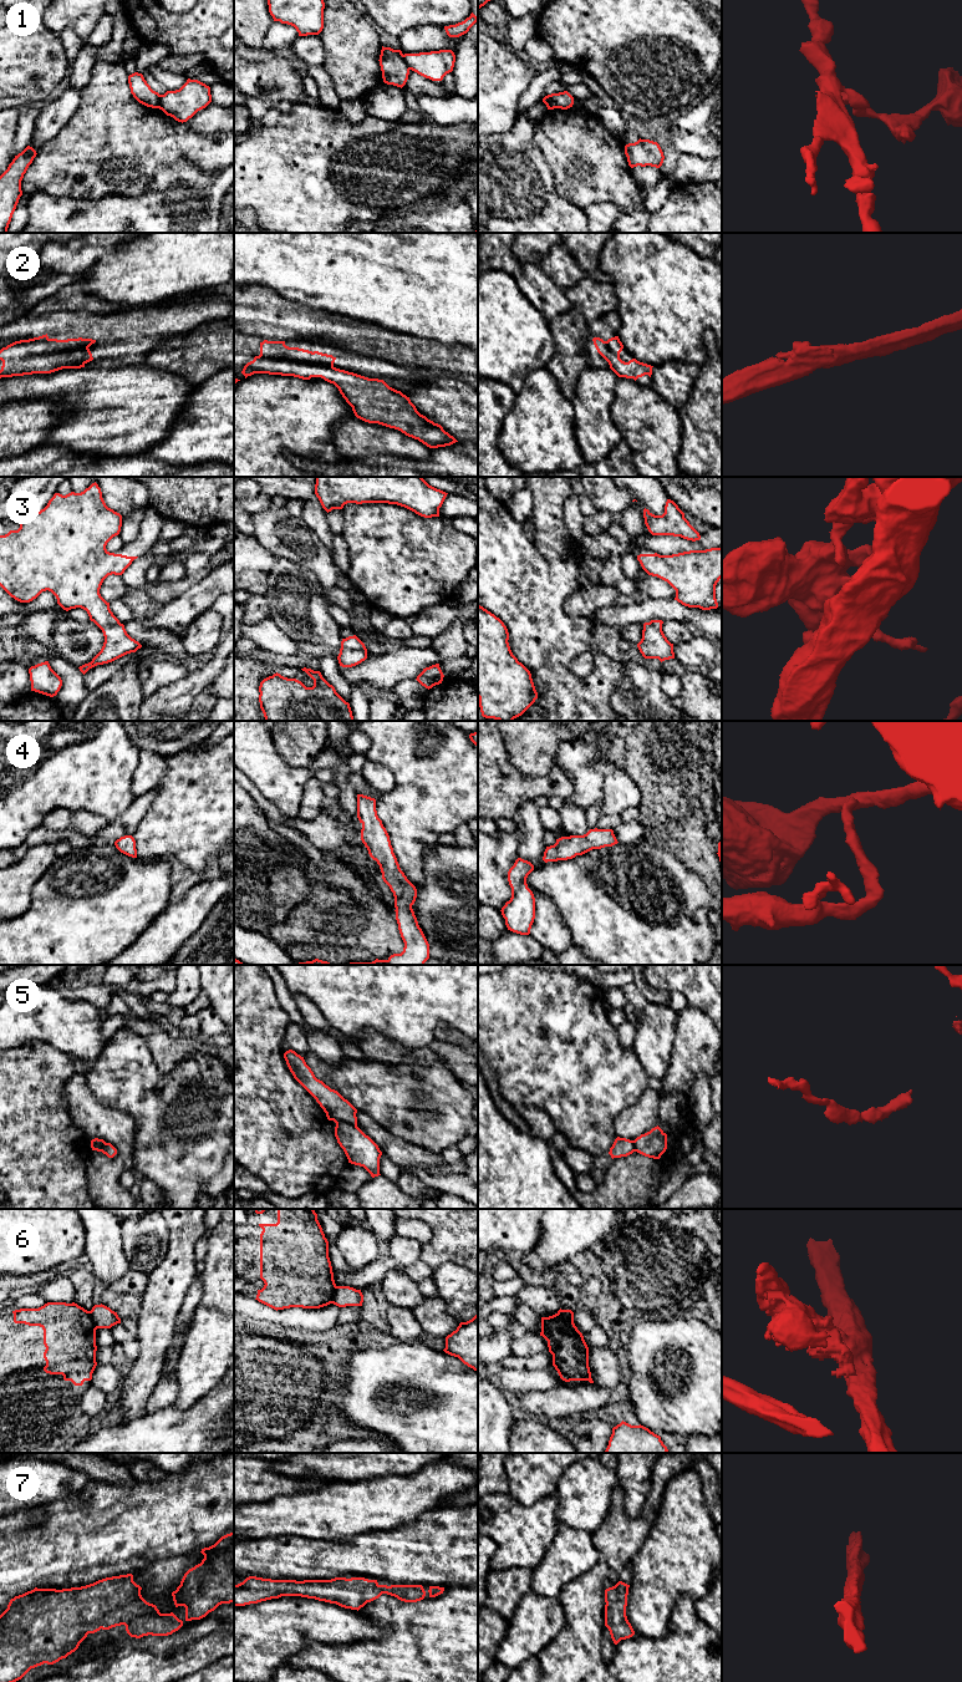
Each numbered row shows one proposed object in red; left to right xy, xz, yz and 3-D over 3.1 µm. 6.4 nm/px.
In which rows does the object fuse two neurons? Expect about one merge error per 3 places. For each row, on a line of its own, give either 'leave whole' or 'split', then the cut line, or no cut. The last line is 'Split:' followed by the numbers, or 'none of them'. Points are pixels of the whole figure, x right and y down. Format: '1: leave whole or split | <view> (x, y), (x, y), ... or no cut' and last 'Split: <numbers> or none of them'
1: split | xz (402, 55), (410, 69)
2: leave whole | no cut
3: leave whole | no cut
4: leave whole | no cut
5: split | xz (335, 1121), (346, 1121), (356, 1126)
6: split | xy (88, 1311), (96, 1329)
7: leave whole | no cut
Split: 1, 5, 6

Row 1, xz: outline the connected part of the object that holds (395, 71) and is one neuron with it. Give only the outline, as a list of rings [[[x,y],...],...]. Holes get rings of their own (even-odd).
[[[382,46],[378,61],[383,82],[402,88],[409,75],[409,67],[404,61],[402,51]]]

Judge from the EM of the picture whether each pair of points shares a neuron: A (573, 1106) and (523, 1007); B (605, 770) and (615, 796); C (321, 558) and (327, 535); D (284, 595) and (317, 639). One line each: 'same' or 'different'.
A: same
B: same
C: different
D: same

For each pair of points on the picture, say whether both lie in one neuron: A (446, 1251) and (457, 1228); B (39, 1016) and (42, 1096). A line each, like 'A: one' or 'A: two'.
A: one
B: two

